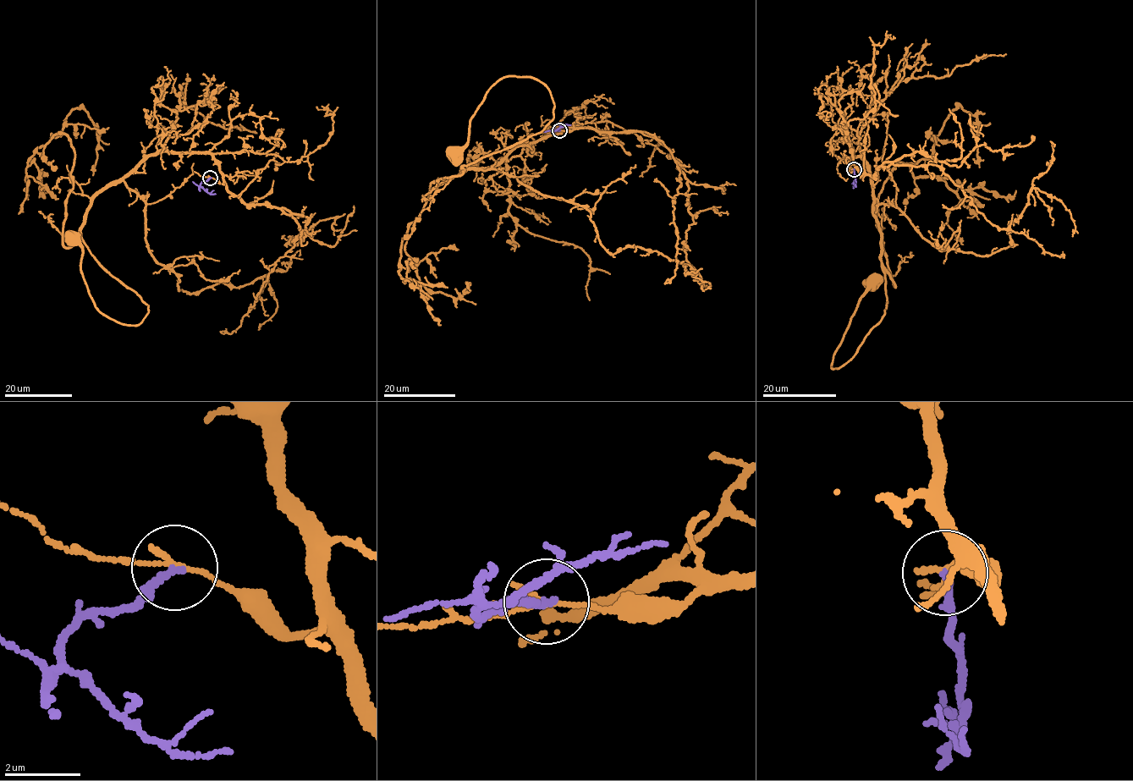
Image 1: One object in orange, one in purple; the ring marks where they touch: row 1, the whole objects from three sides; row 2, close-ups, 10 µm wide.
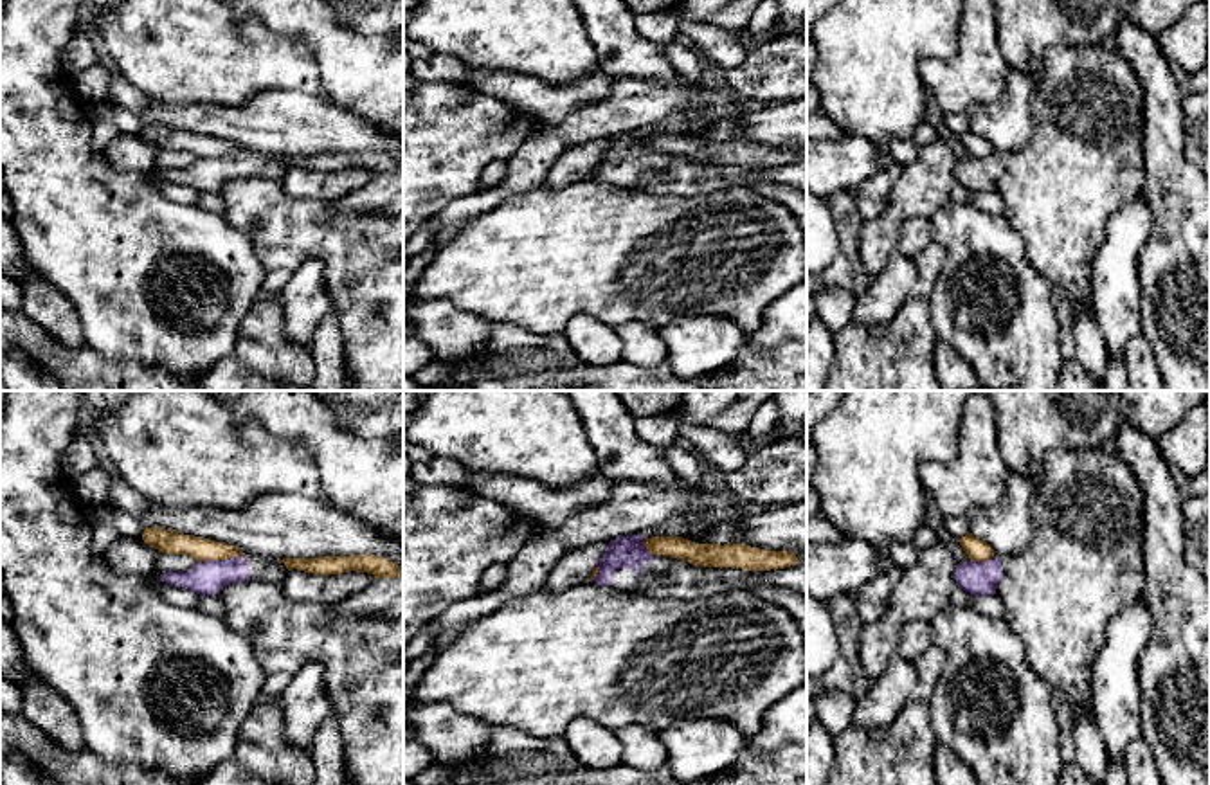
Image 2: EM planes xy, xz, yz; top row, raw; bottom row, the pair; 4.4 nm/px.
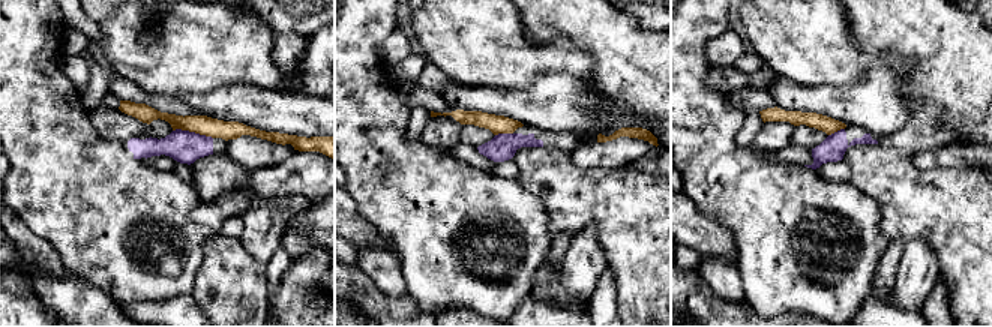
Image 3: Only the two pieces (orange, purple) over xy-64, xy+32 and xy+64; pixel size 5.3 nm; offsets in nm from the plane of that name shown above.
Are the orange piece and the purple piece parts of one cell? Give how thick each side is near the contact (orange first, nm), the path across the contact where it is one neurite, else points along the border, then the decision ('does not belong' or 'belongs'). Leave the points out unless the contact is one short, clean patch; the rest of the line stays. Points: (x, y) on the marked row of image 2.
calibres 110 and 150 nm; border xy (245, 555), (197, 562); does not belong

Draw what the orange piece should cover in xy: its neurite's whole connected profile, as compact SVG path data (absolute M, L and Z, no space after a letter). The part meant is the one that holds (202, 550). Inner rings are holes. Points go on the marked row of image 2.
M146 528L142 533L142 540L153 546L158 553L189 555L196 562L247 556L241 549L232 544L175 533L162 528Z

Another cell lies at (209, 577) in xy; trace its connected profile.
M234 556L229 560L196 562L189 571L164 573L160 574L160 580L205 596L218 594L225 585L248 580L281 585L286 574L288 569L281 560Z

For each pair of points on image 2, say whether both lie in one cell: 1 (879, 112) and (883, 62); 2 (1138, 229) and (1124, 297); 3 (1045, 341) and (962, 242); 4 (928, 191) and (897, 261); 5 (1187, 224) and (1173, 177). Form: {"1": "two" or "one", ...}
{"1": "one", "2": "one", "3": "one", "4": "two", "5": "one"}

